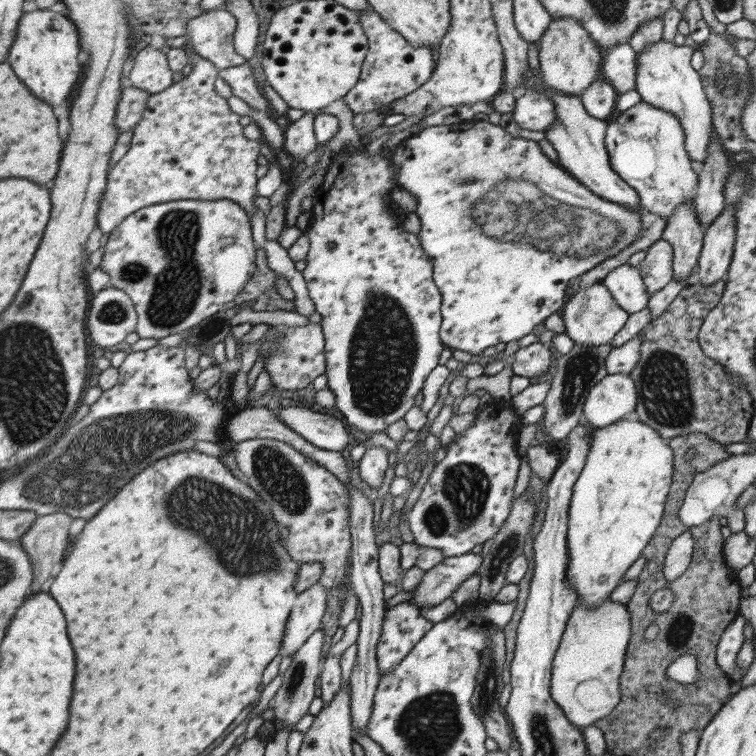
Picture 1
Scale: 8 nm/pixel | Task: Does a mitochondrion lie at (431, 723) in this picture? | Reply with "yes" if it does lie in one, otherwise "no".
yes

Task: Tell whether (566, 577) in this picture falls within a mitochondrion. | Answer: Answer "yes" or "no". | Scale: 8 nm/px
no

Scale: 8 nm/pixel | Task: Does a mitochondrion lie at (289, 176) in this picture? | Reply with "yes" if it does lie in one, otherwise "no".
no

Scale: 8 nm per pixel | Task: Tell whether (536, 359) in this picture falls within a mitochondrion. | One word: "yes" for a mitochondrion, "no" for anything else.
no

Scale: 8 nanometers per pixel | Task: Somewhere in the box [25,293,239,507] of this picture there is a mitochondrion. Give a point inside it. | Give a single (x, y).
(113, 312)

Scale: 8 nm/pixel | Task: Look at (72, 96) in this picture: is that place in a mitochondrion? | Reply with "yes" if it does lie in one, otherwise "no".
no

